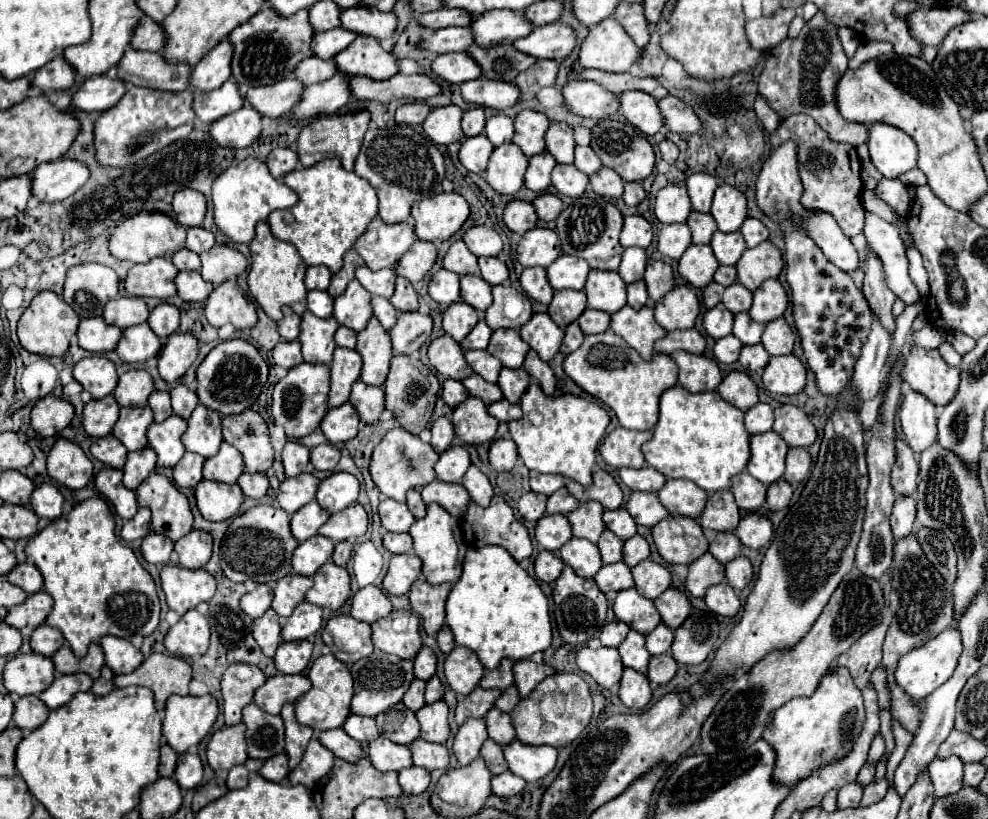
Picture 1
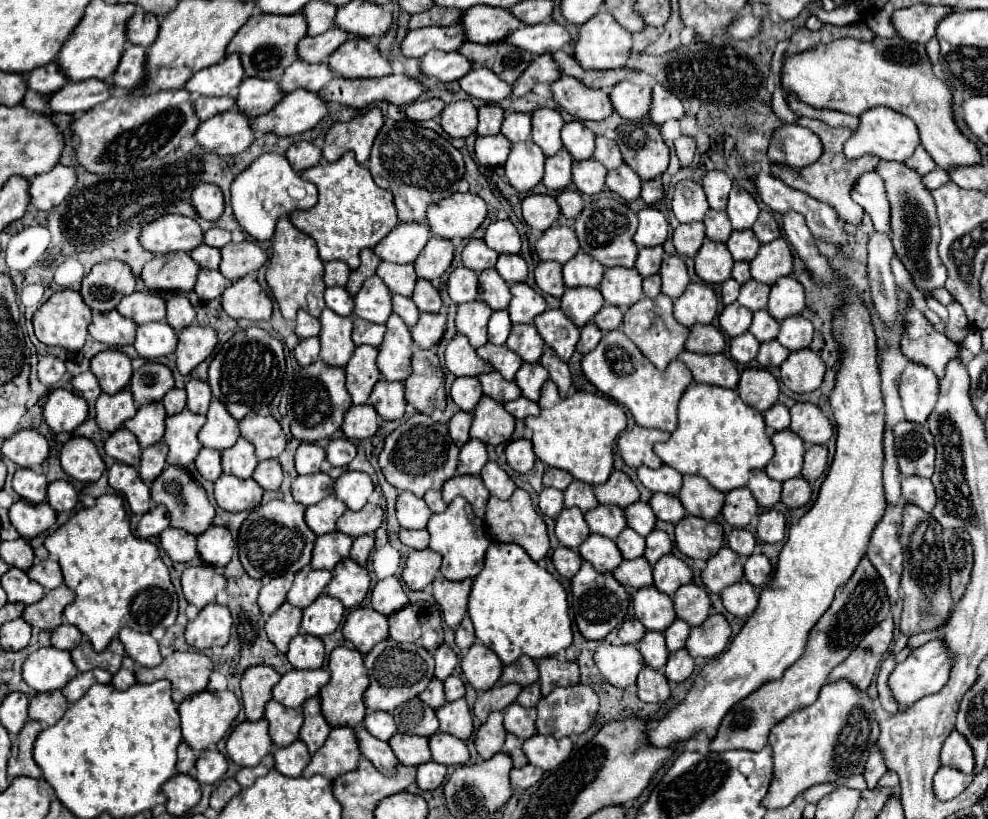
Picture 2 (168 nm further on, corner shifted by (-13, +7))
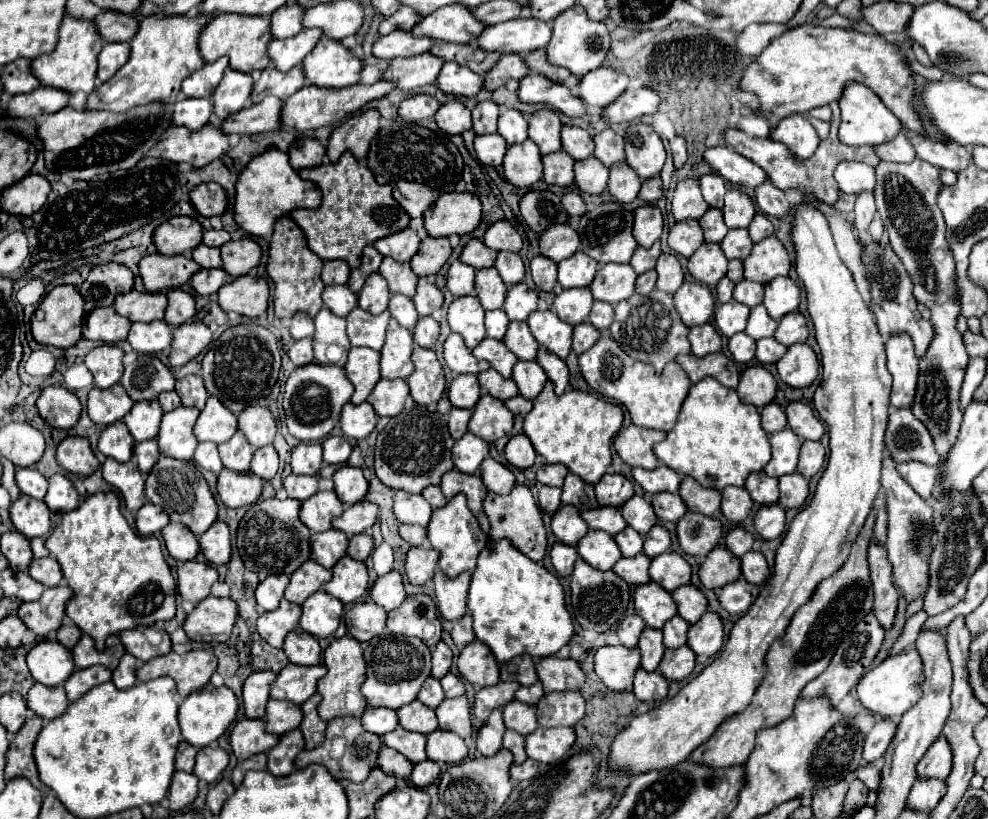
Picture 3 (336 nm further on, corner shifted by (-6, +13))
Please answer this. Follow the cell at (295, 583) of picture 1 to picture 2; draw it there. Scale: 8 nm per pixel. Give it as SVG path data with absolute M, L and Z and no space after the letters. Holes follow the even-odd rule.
M305 566L295 574L295 582L287 594L287 602L297 608L307 608L319 594L323 594L325 586L331 580L329 570L313 570L311 566Z

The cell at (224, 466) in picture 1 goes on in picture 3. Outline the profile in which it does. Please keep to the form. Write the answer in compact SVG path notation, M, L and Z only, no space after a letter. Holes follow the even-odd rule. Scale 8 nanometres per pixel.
M236 430L232 440L218 444L218 450L220 450L220 458L222 458L224 468L236 470L236 472L248 472L250 470L254 450L240 430Z

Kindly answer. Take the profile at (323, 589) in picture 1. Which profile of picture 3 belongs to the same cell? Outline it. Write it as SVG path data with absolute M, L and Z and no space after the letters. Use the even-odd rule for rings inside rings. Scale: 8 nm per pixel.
M348 554L342 556L336 566L332 568L332 580L322 586L324 592L332 594L344 604L356 602L368 588L368 572L366 564L360 560L350 558Z

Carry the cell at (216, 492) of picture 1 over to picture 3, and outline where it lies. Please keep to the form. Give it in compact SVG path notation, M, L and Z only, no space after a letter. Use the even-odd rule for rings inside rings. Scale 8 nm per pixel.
M224 468L218 474L216 490L228 508L252 506L262 494L262 478L252 472L230 472Z

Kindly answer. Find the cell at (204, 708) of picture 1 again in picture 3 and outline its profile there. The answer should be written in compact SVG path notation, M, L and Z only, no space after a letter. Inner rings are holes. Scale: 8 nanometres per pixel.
M226 686L204 688L204 690L198 690L198 692L192 692L192 696L184 698L184 702L180 704L180 710L178 710L182 738L188 744L194 744L194 748L208 746L210 742L218 740L230 728L230 724L236 718L236 712L238 712L238 700L236 700L234 692Z

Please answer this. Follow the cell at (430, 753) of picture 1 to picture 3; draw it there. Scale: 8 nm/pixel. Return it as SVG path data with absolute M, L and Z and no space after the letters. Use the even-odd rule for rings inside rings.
M434 730L432 734L428 734L426 752L428 758L434 762L456 764L468 756L468 746L462 738L458 738L458 734L446 730Z

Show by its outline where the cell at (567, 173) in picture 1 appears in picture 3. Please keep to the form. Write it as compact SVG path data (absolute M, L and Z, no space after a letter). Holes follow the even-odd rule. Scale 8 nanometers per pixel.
M594 156L580 160L574 164L574 172L576 172L576 186L580 192L590 194L590 196L598 196L606 190L606 182L608 182L608 168Z

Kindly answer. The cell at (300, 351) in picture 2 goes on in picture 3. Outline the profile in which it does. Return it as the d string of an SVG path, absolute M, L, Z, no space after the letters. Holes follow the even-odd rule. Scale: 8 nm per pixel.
M304 338L292 344L292 348L288 350L288 356L292 360L294 366L302 366L302 364L312 364L314 362L314 354L312 354L312 338Z

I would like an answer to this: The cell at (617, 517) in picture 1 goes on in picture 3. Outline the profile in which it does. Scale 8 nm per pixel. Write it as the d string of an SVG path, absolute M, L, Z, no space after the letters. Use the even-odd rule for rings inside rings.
M632 496L624 506L622 506L622 516L624 520L642 536L656 524L656 514L652 510L652 502L648 496Z

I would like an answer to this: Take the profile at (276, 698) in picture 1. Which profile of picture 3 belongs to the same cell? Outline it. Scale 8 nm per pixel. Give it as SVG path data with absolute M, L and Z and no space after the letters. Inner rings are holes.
M288 664L272 684L270 696L274 700L290 700L294 704L304 704L314 692L316 692L316 682L326 674L324 664L316 666L296 666Z

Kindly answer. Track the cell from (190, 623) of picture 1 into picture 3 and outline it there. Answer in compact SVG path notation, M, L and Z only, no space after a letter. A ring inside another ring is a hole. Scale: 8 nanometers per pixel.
M208 596L196 604L184 622L184 630L194 642L226 642L234 628L238 606L230 598Z

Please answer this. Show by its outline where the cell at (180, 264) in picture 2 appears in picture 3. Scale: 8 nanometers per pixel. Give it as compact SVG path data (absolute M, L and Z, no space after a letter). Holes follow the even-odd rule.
M150 254L140 260L140 278L148 292L180 288L198 270L202 268L192 258L186 258L184 254L178 254L178 256Z

